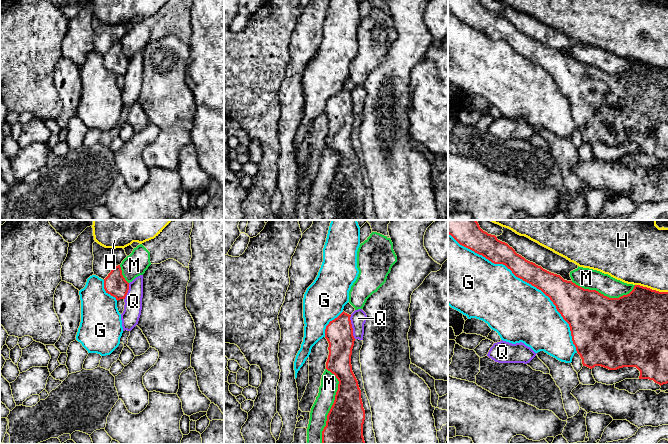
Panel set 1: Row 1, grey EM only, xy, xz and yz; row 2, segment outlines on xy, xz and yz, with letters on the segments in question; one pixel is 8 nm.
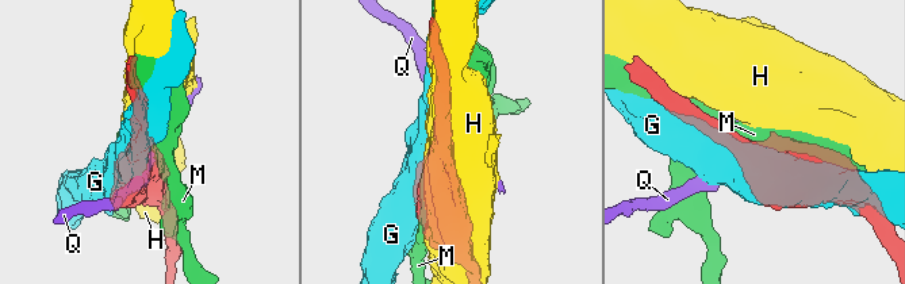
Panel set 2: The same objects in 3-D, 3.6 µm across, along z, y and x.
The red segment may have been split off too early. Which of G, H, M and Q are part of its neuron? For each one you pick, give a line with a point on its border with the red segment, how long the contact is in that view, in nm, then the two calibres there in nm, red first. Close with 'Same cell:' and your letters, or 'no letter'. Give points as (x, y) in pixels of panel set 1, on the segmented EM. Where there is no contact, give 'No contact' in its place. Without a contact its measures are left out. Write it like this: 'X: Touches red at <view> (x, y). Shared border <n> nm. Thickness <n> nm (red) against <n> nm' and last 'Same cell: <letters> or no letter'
Same cell: no letter

